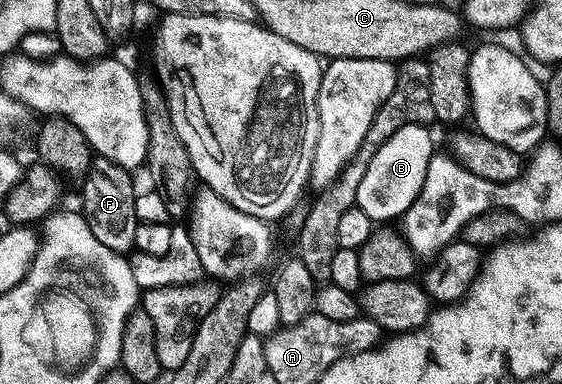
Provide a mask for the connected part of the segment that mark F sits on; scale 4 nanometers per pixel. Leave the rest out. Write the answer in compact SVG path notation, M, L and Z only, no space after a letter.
M97 157L87 176L83 179L82 206L80 213L94 233L96 240L117 254L127 255L134 250L137 218L135 216L135 193L131 173L112 164L107 158Z

